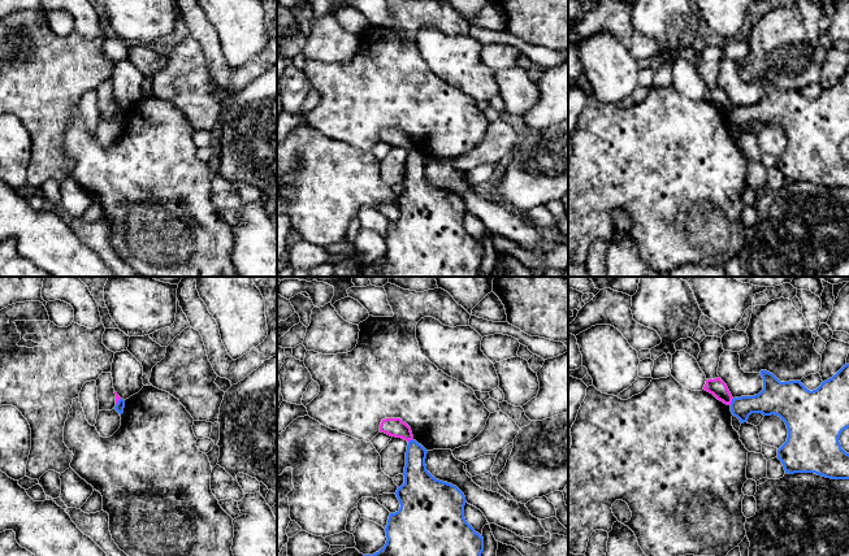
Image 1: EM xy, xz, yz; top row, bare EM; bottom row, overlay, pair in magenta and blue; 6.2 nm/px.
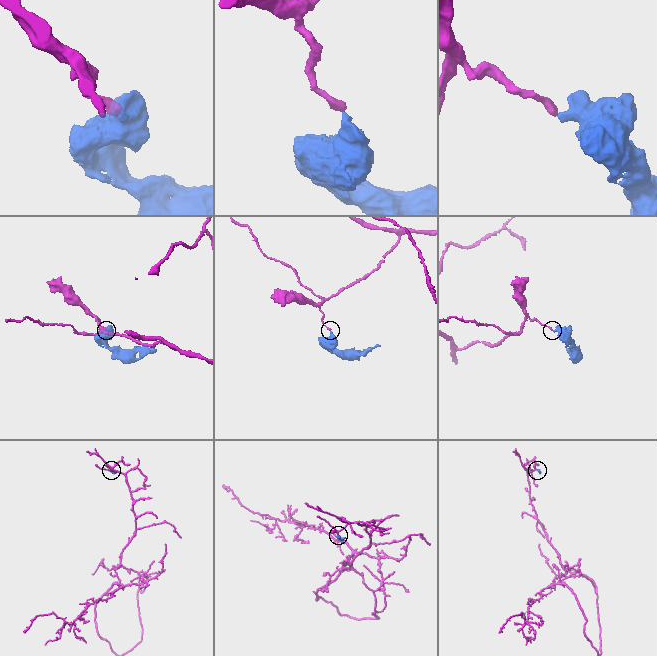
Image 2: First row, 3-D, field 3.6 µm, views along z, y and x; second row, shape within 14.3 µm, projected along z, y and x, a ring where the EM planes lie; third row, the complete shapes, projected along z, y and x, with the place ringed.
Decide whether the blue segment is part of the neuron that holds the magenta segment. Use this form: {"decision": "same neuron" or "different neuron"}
{"decision": "different neuron"}

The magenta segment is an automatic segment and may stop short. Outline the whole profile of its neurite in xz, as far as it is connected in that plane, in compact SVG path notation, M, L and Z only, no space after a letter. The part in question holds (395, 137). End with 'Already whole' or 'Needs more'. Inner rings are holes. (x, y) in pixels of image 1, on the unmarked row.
M385 127L380 134L380 140L390 145L402 147L407 151L413 148L411 136L400 127Z. Already whole

